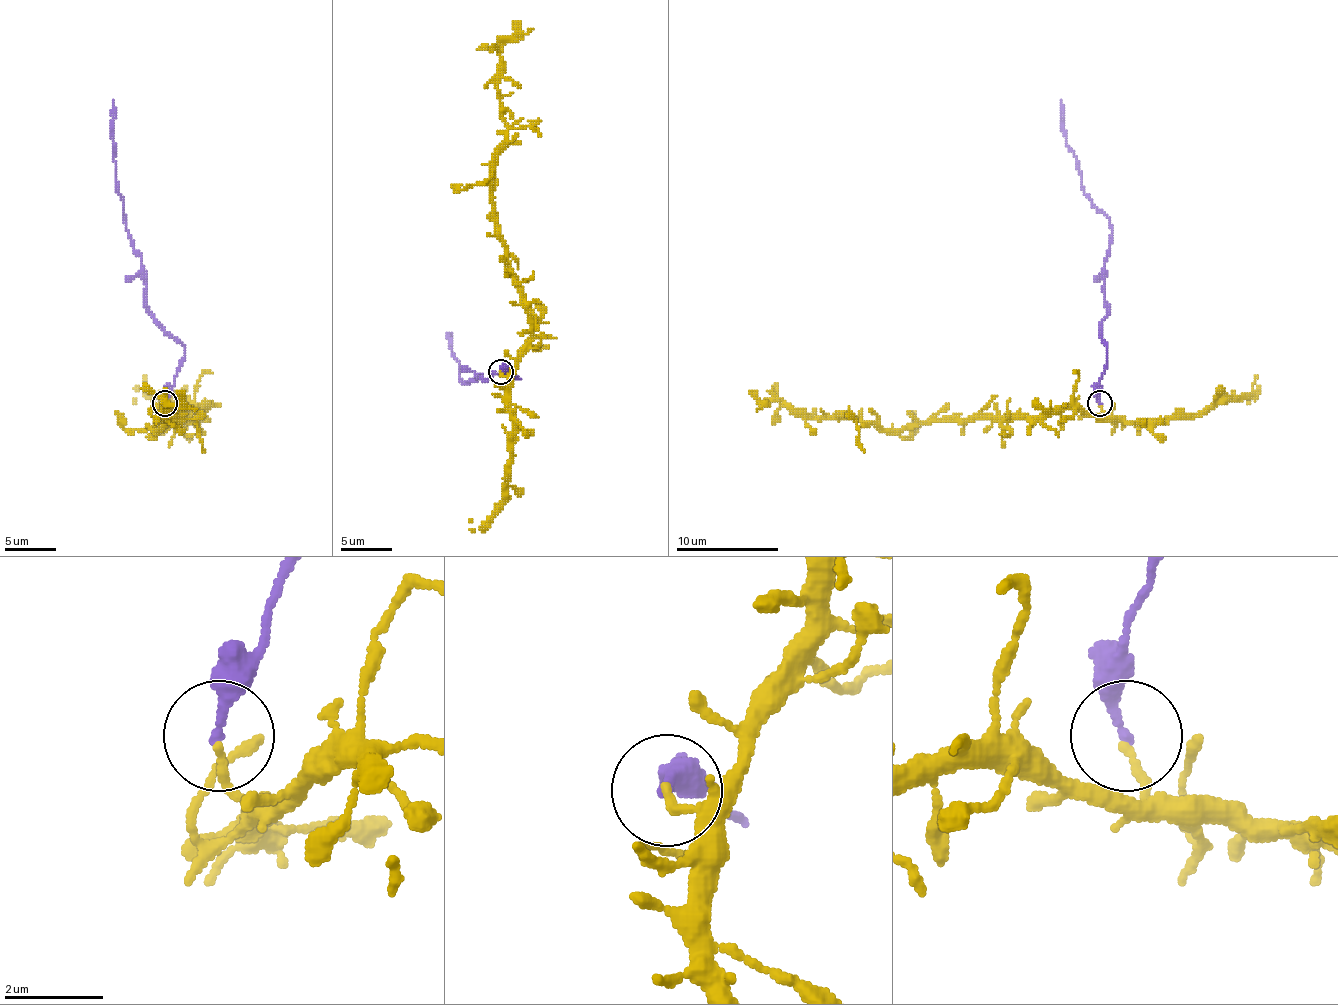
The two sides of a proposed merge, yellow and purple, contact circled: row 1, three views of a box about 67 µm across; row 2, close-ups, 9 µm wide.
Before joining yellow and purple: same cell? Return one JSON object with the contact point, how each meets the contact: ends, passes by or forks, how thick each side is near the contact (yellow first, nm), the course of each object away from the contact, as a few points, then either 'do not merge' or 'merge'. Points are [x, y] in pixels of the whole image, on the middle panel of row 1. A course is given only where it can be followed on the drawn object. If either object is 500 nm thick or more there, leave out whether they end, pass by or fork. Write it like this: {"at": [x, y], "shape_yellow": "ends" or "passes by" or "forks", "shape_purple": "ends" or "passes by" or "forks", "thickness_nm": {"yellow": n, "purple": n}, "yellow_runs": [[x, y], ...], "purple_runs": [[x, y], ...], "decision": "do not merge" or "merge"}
{"at": [501, 372], "shape_yellow": "ends", "shape_purple": "ends", "thickness_nm": {"yellow": 160, "purple": 200}, "yellow_runs": [[500, 371], [513, 371], [531, 312], [495, 215], [495, 149], [508, 131], [497, 75], [505, 44], [533, 29]], "purple_runs": [[500, 371], [510, 371], [520, 379], [513, 374], [495, 374], [464, 384], [459, 361], [451, 353], [449, 333]], "decision": "do not merge"}

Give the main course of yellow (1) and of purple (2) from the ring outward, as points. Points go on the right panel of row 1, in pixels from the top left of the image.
1: (1099, 404), (1104, 414), (1099, 416), (1073, 409), (877, 429), (859, 419), (803, 419), (772, 401), (757, 409)
2: (1099, 404), (1107, 347), (1102, 342), (1104, 271), (1112, 230), (1081, 184), (1079, 161), (1061, 123), (1061, 100)

